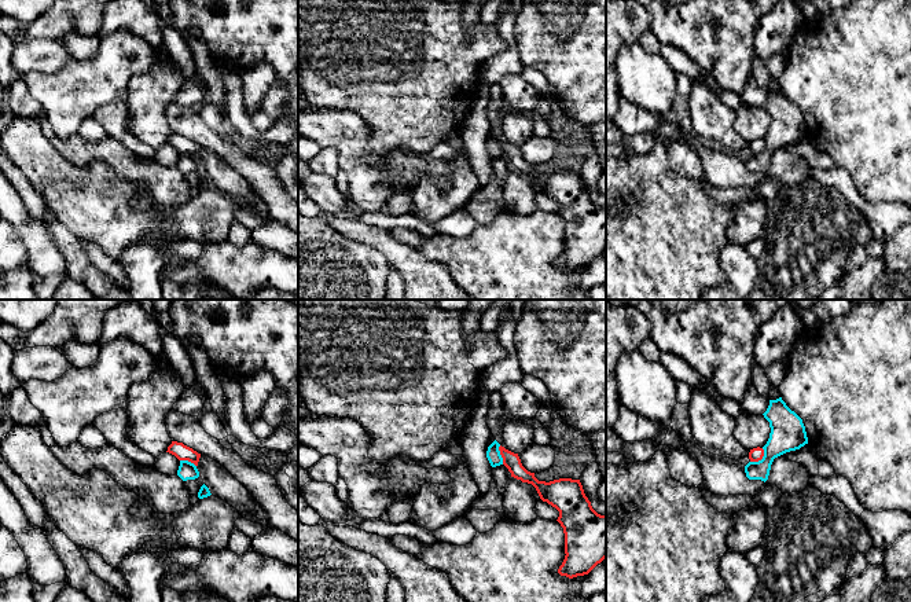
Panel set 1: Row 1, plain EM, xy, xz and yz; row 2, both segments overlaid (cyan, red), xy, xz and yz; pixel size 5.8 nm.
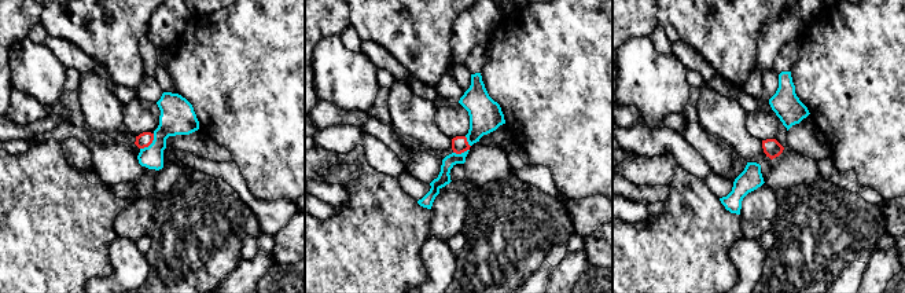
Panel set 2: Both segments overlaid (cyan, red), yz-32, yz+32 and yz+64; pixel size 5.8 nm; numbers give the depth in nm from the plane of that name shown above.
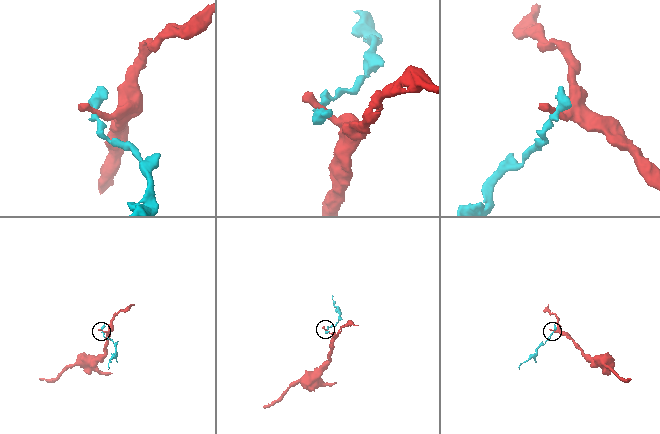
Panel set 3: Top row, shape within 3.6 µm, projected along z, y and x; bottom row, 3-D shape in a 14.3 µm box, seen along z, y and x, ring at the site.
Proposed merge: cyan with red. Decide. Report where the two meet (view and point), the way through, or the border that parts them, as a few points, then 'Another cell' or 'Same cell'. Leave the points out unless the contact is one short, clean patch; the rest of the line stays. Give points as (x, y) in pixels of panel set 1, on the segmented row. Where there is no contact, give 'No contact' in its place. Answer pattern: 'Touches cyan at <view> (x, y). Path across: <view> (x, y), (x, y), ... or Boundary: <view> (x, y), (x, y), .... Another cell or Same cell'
Touches cyan at yz (761, 459). Boundary: yz (763, 448), (763, 456), (750, 462). Another cell

